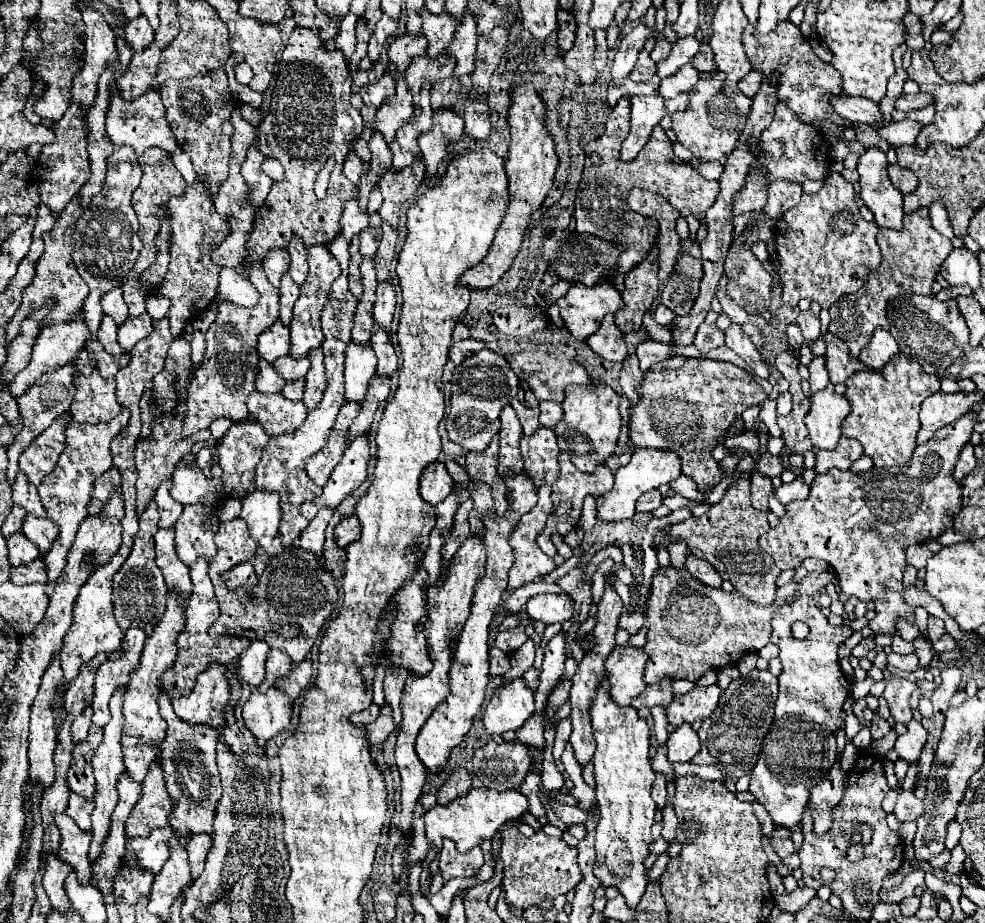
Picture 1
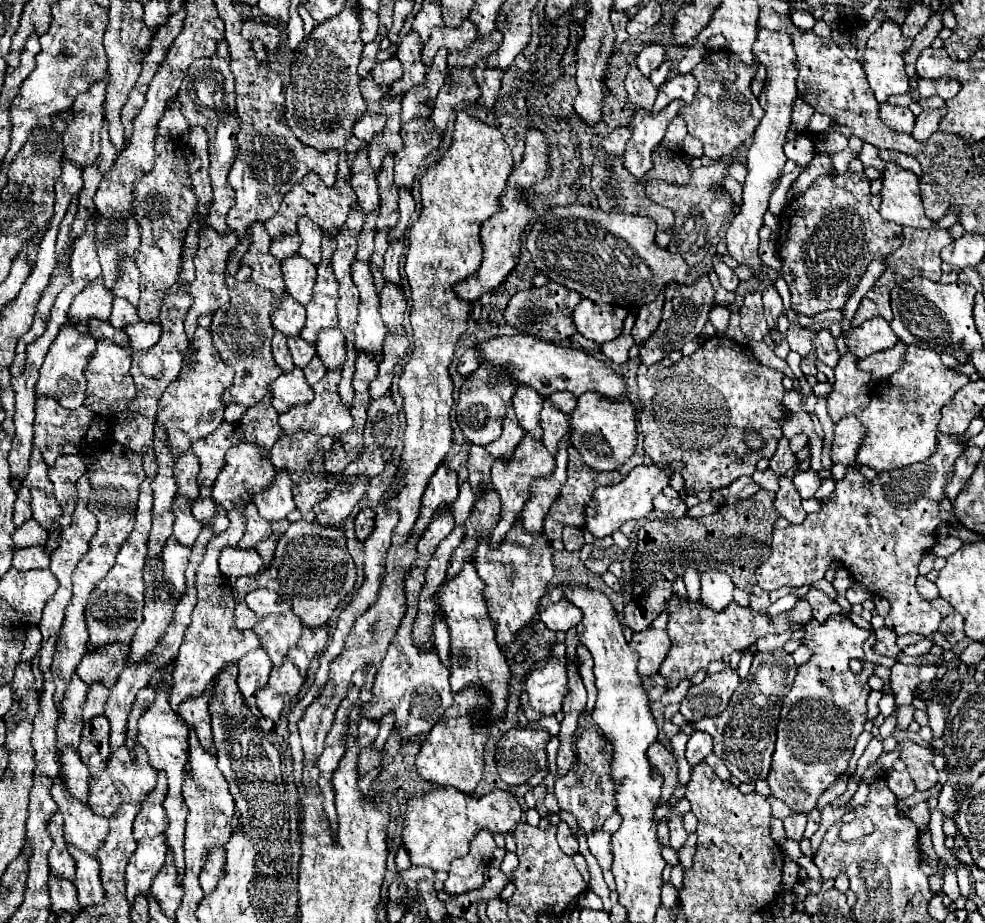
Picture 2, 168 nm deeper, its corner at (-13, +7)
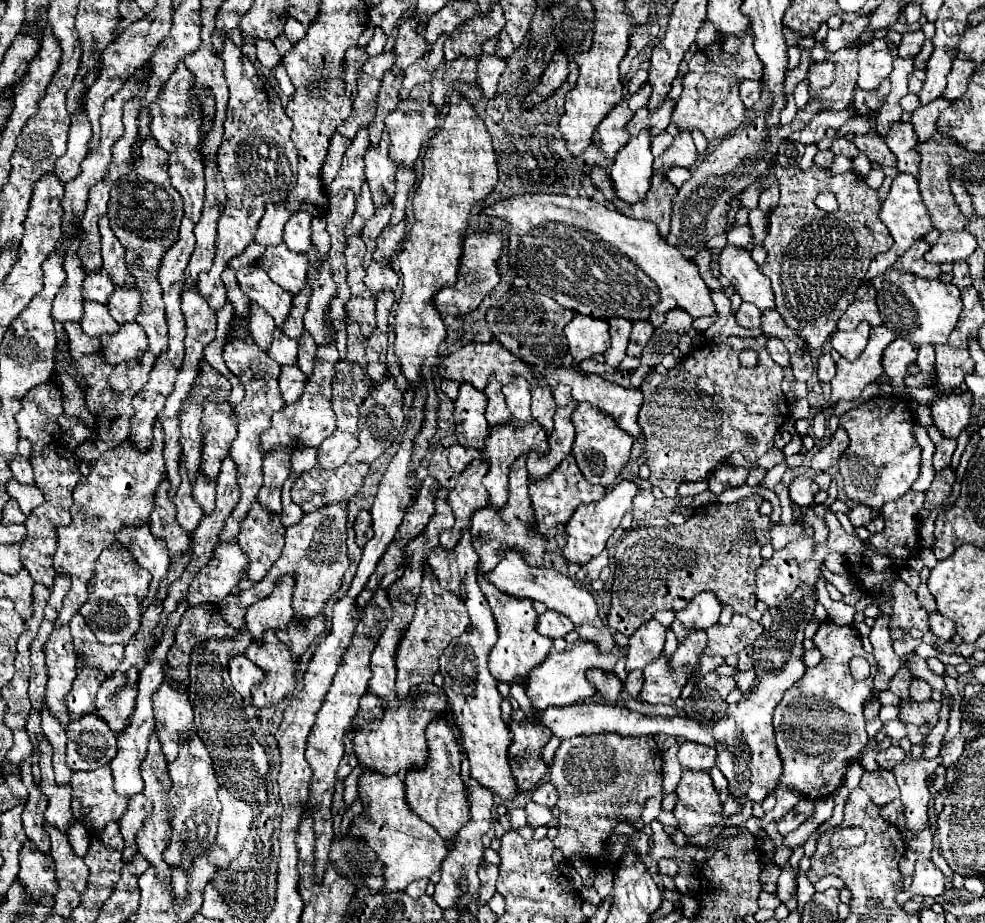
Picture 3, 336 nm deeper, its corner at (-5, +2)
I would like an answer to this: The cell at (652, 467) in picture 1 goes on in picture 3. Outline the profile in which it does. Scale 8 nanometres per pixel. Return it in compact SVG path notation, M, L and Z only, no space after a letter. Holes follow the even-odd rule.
M622 480L600 502L594 502L594 504L588 504L588 506L580 506L580 510L576 510L572 520L566 524L566 546L562 548L564 560L566 562L576 562L576 564L582 566L582 564L590 562L594 556L598 556L604 550L606 540L620 526L622 516L632 508L632 498L636 494L638 494L636 482Z

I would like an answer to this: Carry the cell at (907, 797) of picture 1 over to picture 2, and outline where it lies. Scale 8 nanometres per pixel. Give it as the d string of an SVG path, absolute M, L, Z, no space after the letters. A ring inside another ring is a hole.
M886 771L884 773L888 787L892 789L892 793L898 799L906 799L916 791L916 785L912 785L912 777L908 777L908 773L898 773L898 771Z

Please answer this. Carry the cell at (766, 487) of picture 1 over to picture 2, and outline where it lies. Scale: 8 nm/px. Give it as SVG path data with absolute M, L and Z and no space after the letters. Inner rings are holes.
M788 475L780 477L778 479L778 485L780 489L776 491L776 497L774 497L774 507L776 511L788 519L790 523L802 523L802 519L806 517L806 513L802 511L802 499L800 495L796 493L796 487L792 483L792 479Z

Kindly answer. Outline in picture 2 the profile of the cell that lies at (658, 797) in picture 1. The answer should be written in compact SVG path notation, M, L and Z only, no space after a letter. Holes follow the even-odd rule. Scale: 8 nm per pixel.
M670 815L668 827L670 827L670 845L674 849L680 849L688 839L688 833L686 833L686 829L682 825L682 815Z

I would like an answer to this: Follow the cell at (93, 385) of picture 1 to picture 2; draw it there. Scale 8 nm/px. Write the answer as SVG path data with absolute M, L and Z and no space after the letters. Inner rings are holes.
M102 339L96 343L96 353L92 355L90 363L84 369L84 375L88 379L84 405L90 407L94 411L94 415L110 419L110 417L120 415L132 403L136 387L134 387L134 381L130 377L130 359L132 359L130 351L114 345L108 339Z

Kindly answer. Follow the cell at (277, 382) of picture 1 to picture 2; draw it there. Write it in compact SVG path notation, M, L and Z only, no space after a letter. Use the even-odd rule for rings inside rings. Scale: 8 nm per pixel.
M276 331L274 337L272 337L272 355L274 355L274 361L280 365L282 371L292 371L294 365L292 365L292 357L290 357L290 351L286 347L286 337Z

